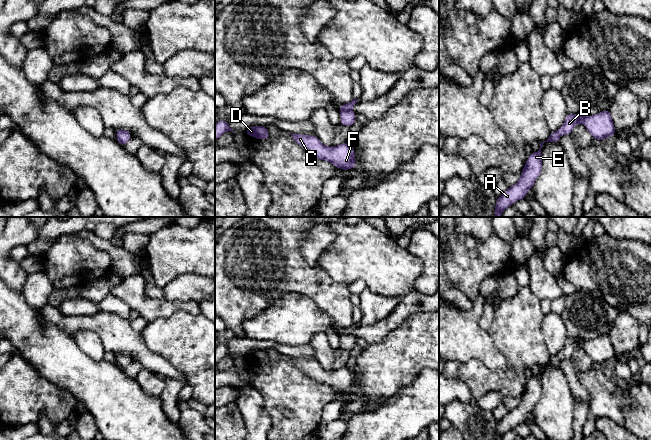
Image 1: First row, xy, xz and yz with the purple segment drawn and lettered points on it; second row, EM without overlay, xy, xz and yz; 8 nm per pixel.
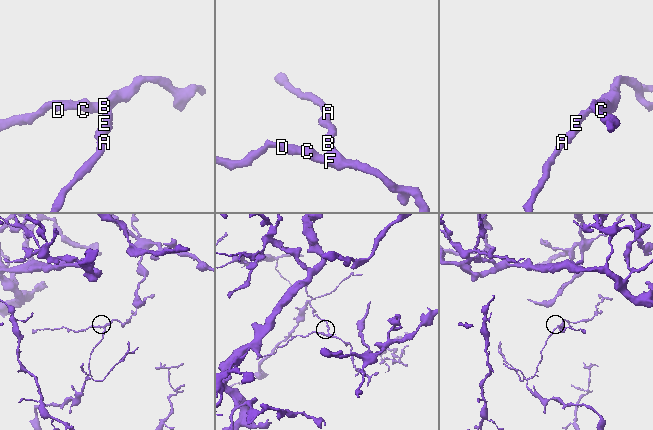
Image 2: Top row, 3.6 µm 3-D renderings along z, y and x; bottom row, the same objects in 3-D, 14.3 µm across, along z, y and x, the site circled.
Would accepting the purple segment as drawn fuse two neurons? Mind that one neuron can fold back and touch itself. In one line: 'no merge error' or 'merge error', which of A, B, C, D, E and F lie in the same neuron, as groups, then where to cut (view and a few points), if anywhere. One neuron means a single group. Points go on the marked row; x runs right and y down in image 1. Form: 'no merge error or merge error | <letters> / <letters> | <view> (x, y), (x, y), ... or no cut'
no merge error | A B C D E F | no cut

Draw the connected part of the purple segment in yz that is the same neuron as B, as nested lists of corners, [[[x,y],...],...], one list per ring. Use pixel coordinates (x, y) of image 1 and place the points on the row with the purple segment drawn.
[[[604,110],[588,117],[568,113],[563,125],[557,131],[550,132],[548,139],[540,143],[539,151],[531,153],[527,157],[527,162],[521,172],[519,181],[510,186],[501,196],[497,197],[494,211],[495,217],[500,217],[503,211],[511,207],[514,202],[524,199],[527,191],[532,189],[542,170],[542,145],[545,142],[559,143],[560,136],[570,135],[574,126],[578,123],[583,124],[592,137],[598,141],[616,134],[609,110]]]

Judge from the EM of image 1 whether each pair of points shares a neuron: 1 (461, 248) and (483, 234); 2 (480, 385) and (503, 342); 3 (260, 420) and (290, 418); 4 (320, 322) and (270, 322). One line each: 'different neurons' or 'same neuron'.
1: different neurons
2: same neuron
3: different neurons
4: same neuron

